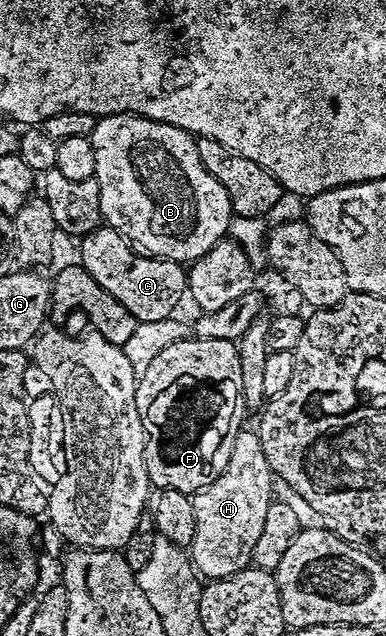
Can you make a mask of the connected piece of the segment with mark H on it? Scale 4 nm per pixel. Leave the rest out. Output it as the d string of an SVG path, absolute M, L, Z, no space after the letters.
M242 428L233 440L227 467L210 485L192 494L195 507L195 539L191 560L202 578L230 577L252 562L255 539L263 531L267 507L275 499L275 474L263 455L263 443L252 428Z

